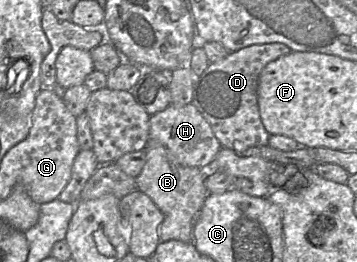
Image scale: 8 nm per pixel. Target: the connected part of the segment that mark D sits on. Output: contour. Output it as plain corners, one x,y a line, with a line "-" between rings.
278,42
251,45
210,63
197,78
192,103
210,124
222,148
238,151
268,145
270,134
261,121
258,107
259,77
268,63
290,52
287,45

